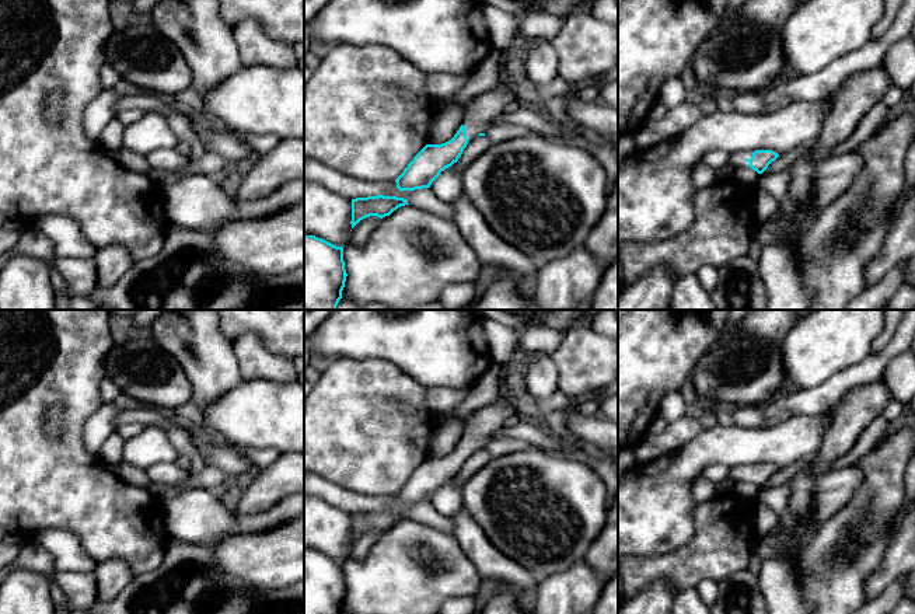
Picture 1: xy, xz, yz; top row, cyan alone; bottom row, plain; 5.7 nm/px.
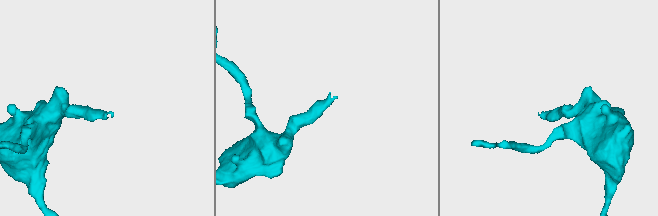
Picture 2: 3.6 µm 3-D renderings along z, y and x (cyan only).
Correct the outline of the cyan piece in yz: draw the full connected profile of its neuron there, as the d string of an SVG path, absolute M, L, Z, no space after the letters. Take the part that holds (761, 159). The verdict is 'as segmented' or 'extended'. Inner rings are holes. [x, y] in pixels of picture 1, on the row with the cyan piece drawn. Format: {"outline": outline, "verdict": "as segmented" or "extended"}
{"outline": "M741 150L730 153L729 165L733 168L752 168L762 174L778 157L779 154L772 150Z", "verdict": "extended"}

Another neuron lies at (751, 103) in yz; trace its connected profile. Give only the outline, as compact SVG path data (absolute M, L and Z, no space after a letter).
M764 91L734 94L734 111L744 115L757 115L764 109Z

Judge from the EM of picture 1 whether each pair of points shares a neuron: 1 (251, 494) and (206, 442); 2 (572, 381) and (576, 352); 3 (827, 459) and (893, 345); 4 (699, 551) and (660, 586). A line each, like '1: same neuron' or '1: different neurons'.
1: different neurons
2: same neuron
3: different neurons
4: different neurons

